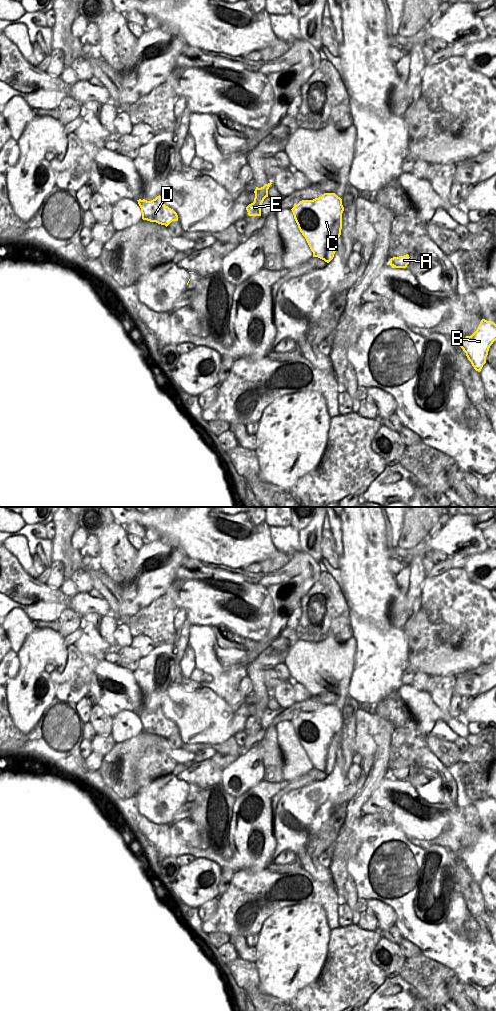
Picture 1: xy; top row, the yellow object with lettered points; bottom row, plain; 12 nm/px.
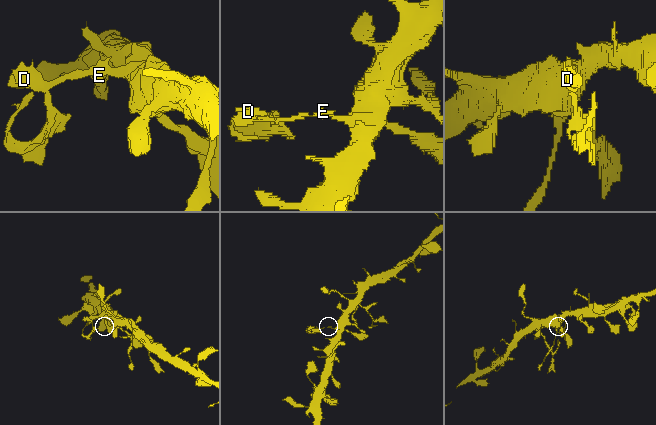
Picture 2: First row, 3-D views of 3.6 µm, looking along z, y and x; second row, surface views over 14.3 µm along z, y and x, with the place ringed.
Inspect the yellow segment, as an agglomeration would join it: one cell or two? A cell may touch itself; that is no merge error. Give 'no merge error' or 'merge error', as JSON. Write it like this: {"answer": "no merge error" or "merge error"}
{"answer": "no merge error"}

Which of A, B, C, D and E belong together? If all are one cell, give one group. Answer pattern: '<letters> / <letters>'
A B C D E

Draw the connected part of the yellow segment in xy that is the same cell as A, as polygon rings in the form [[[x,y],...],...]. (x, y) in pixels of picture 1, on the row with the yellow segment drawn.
[[[406,254],[404,256],[399,257],[393,257],[390,259],[390,263],[388,265],[391,265],[395,268],[406,268],[409,264],[409,255]]]

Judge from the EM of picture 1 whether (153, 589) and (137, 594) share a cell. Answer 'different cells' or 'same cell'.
same cell

